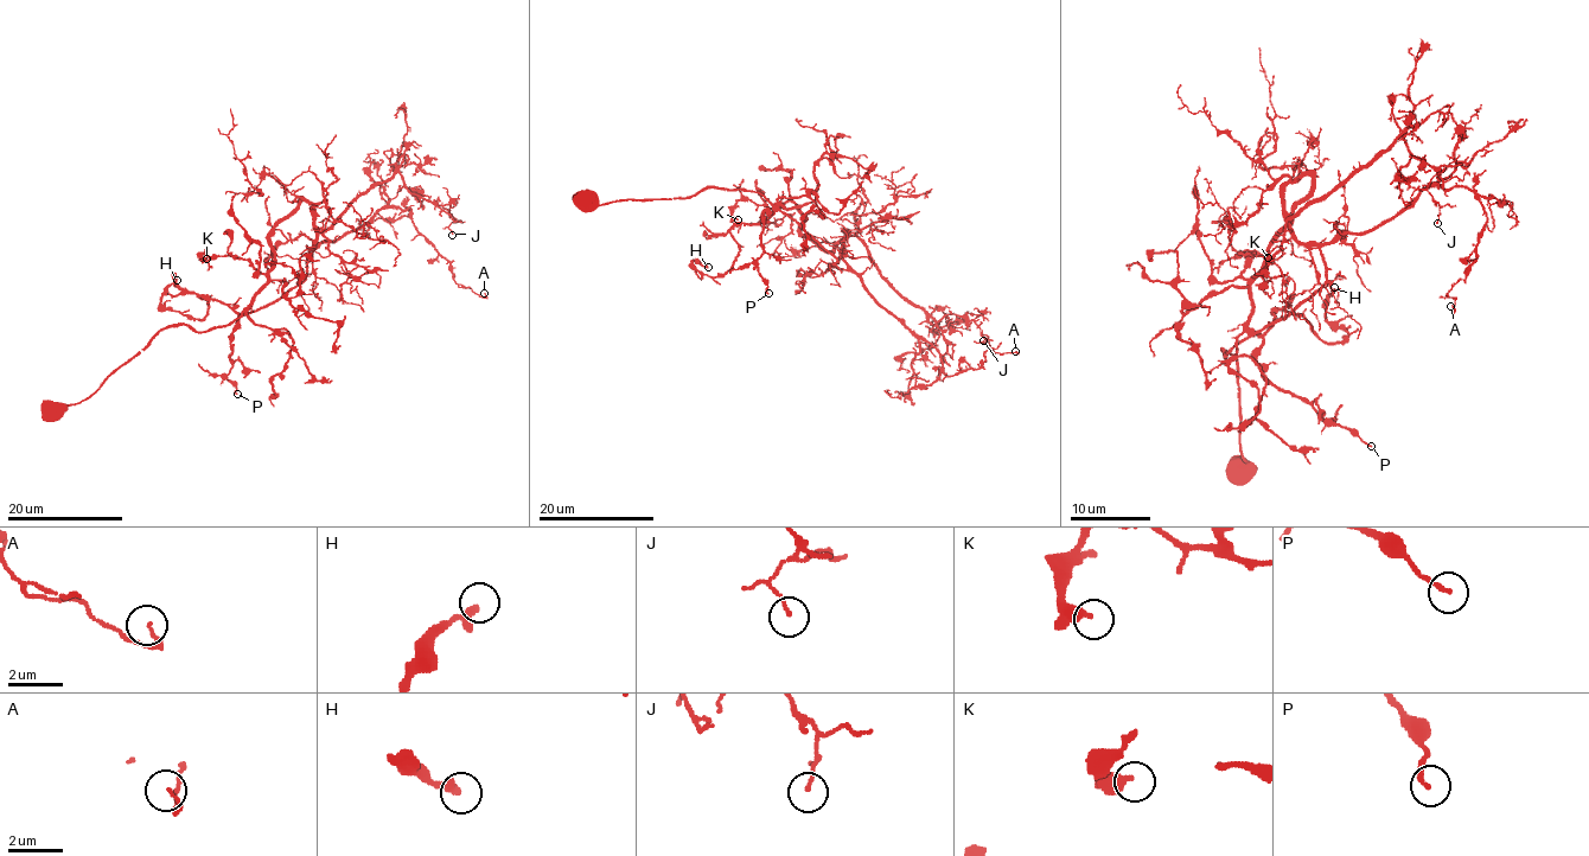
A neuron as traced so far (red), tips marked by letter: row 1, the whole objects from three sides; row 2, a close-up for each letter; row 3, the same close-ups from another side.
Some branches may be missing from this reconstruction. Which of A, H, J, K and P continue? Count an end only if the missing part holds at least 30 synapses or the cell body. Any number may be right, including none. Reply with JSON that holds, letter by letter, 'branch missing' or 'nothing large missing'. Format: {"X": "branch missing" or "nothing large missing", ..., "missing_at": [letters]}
{"A": "nothing large missing", "H": "nothing large missing", "J": "nothing large missing", "K": "nothing large missing", "P": "nothing large missing", "missing_at": []}

